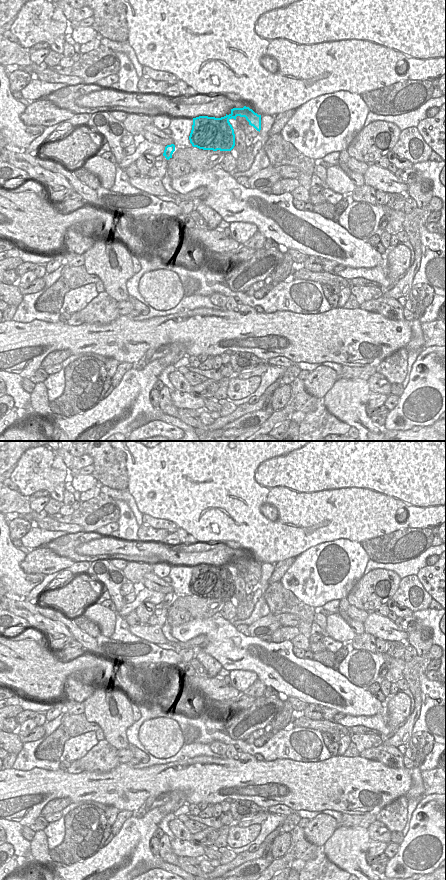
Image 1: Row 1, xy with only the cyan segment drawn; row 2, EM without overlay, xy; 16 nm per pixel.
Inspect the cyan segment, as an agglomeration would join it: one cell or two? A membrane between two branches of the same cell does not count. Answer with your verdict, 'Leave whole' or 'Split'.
Split.

